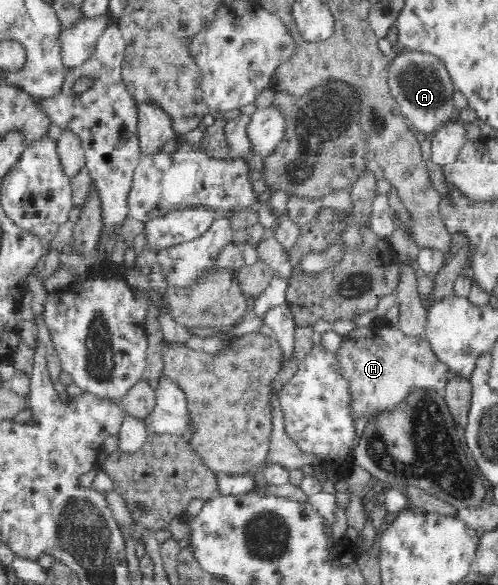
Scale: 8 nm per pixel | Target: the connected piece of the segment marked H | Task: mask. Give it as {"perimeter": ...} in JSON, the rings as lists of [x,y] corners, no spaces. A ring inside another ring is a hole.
{"perimeter":[[[370,324],[355,328],[344,336],[336,353],[344,378],[349,382],[354,419],[360,419],[361,417],[369,419],[370,414],[374,414],[378,410],[392,410],[414,388],[438,391],[443,395],[451,375],[449,368],[435,355],[431,342],[426,336],[407,336],[397,326],[376,327]]]}

